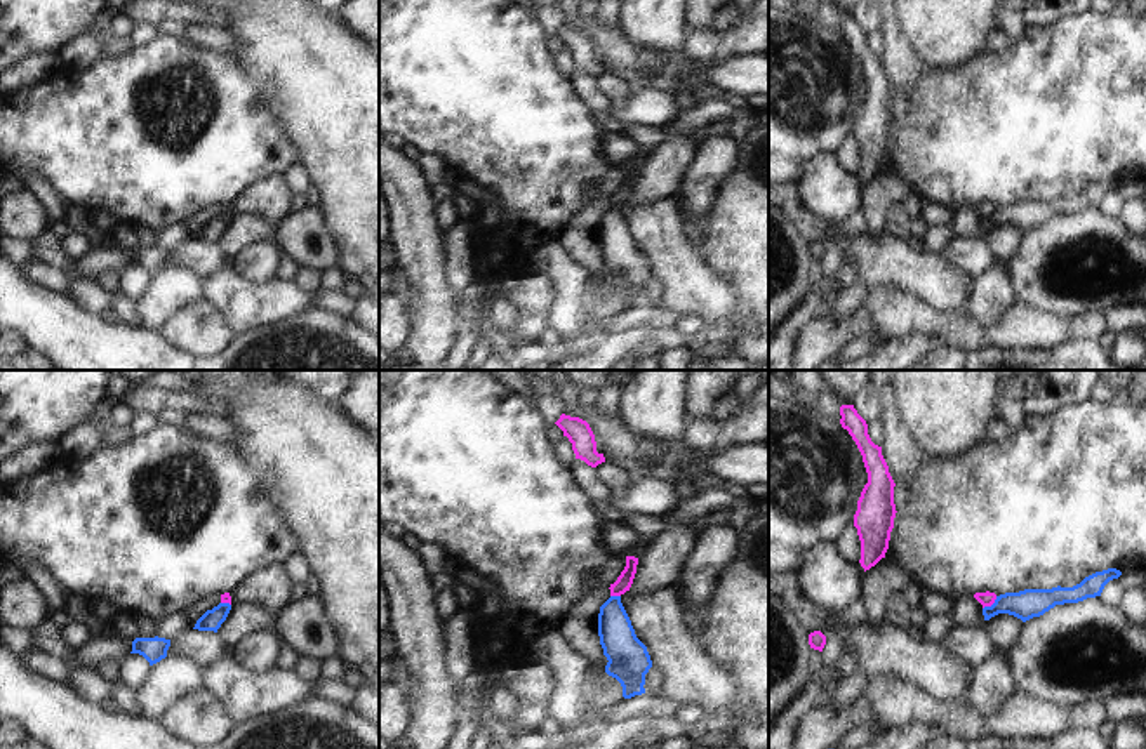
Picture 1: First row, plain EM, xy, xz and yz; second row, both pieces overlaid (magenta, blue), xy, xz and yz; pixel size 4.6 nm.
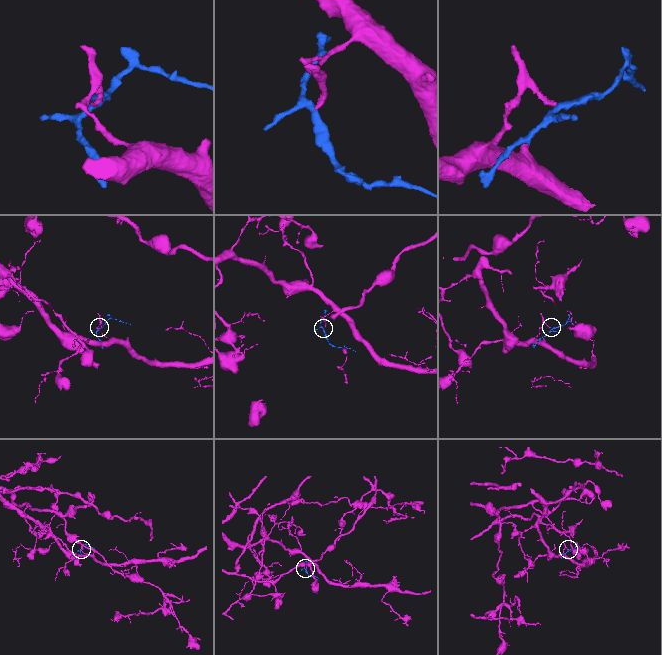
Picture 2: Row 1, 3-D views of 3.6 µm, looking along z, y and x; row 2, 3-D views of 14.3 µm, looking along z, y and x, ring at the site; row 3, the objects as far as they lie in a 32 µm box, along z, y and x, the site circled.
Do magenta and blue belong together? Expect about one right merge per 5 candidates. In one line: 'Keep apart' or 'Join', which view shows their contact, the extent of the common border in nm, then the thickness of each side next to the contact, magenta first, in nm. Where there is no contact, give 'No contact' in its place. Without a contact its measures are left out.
Keep apart. Touches magenta in yz. Shared border 90 nm. Thickness 70 nm (magenta) against 140 nm

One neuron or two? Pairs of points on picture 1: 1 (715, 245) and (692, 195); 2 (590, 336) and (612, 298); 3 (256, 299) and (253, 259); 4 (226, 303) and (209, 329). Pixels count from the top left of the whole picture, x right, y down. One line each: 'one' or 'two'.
1: two
2: one
3: two
4: two

